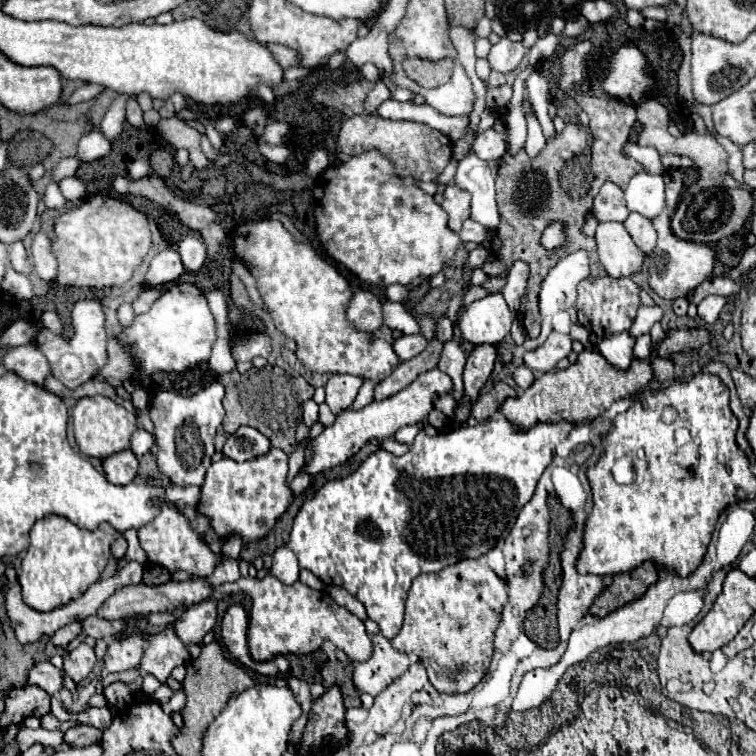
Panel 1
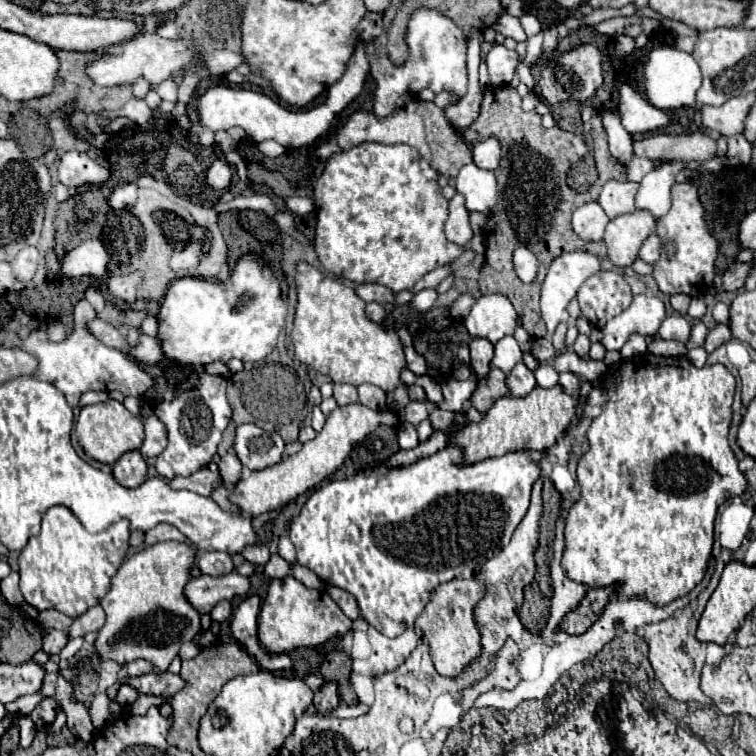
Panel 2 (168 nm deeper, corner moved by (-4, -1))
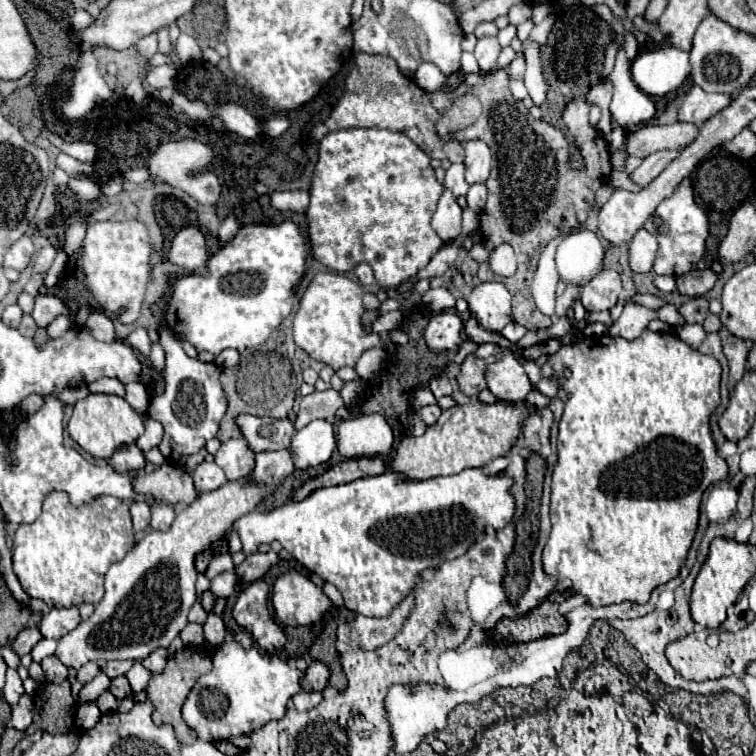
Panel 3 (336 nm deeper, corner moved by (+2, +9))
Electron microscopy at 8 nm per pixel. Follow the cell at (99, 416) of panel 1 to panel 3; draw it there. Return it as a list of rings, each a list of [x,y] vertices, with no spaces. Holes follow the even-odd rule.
[[[90,393],[86,399],[74,405],[74,413],[68,421],[70,437],[92,457],[108,459],[120,445],[134,443],[144,433],[144,419],[128,405],[126,399],[118,395],[104,395],[104,393]]]

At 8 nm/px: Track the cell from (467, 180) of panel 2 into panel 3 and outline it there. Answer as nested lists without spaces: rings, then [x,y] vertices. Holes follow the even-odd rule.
[[[454,163],[450,165],[450,169],[446,171],[446,179],[444,179],[444,187],[450,189],[454,193],[454,197],[460,197],[460,195],[466,195],[468,193],[468,183],[464,179],[464,173],[466,173],[466,167],[464,163]]]

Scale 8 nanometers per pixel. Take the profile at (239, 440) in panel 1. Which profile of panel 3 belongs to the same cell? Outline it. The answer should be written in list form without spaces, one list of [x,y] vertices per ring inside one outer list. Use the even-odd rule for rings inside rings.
[[[238,415],[236,425],[254,453],[288,449],[294,435],[294,425],[288,419]]]

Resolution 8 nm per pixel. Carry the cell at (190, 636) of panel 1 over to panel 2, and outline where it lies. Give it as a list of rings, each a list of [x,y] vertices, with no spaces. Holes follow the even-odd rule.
[[[222,599],[222,601],[216,603],[216,607],[212,609],[210,615],[212,615],[214,621],[220,621],[222,623],[222,621],[226,621],[230,617],[230,613],[232,613],[232,603],[228,599]]]

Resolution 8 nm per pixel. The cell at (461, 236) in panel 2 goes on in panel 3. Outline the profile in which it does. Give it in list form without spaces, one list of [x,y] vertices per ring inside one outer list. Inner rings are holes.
[[[444,189],[440,197],[438,209],[432,217],[432,227],[442,237],[442,241],[456,239],[462,233],[462,209],[450,189]]]

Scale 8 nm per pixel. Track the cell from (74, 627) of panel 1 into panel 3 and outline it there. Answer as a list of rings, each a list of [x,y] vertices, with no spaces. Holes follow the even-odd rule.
[[[24,629],[20,631],[20,635],[14,639],[12,647],[16,649],[18,655],[24,655],[24,653],[30,653],[32,647],[42,639],[42,633],[38,629]]]

